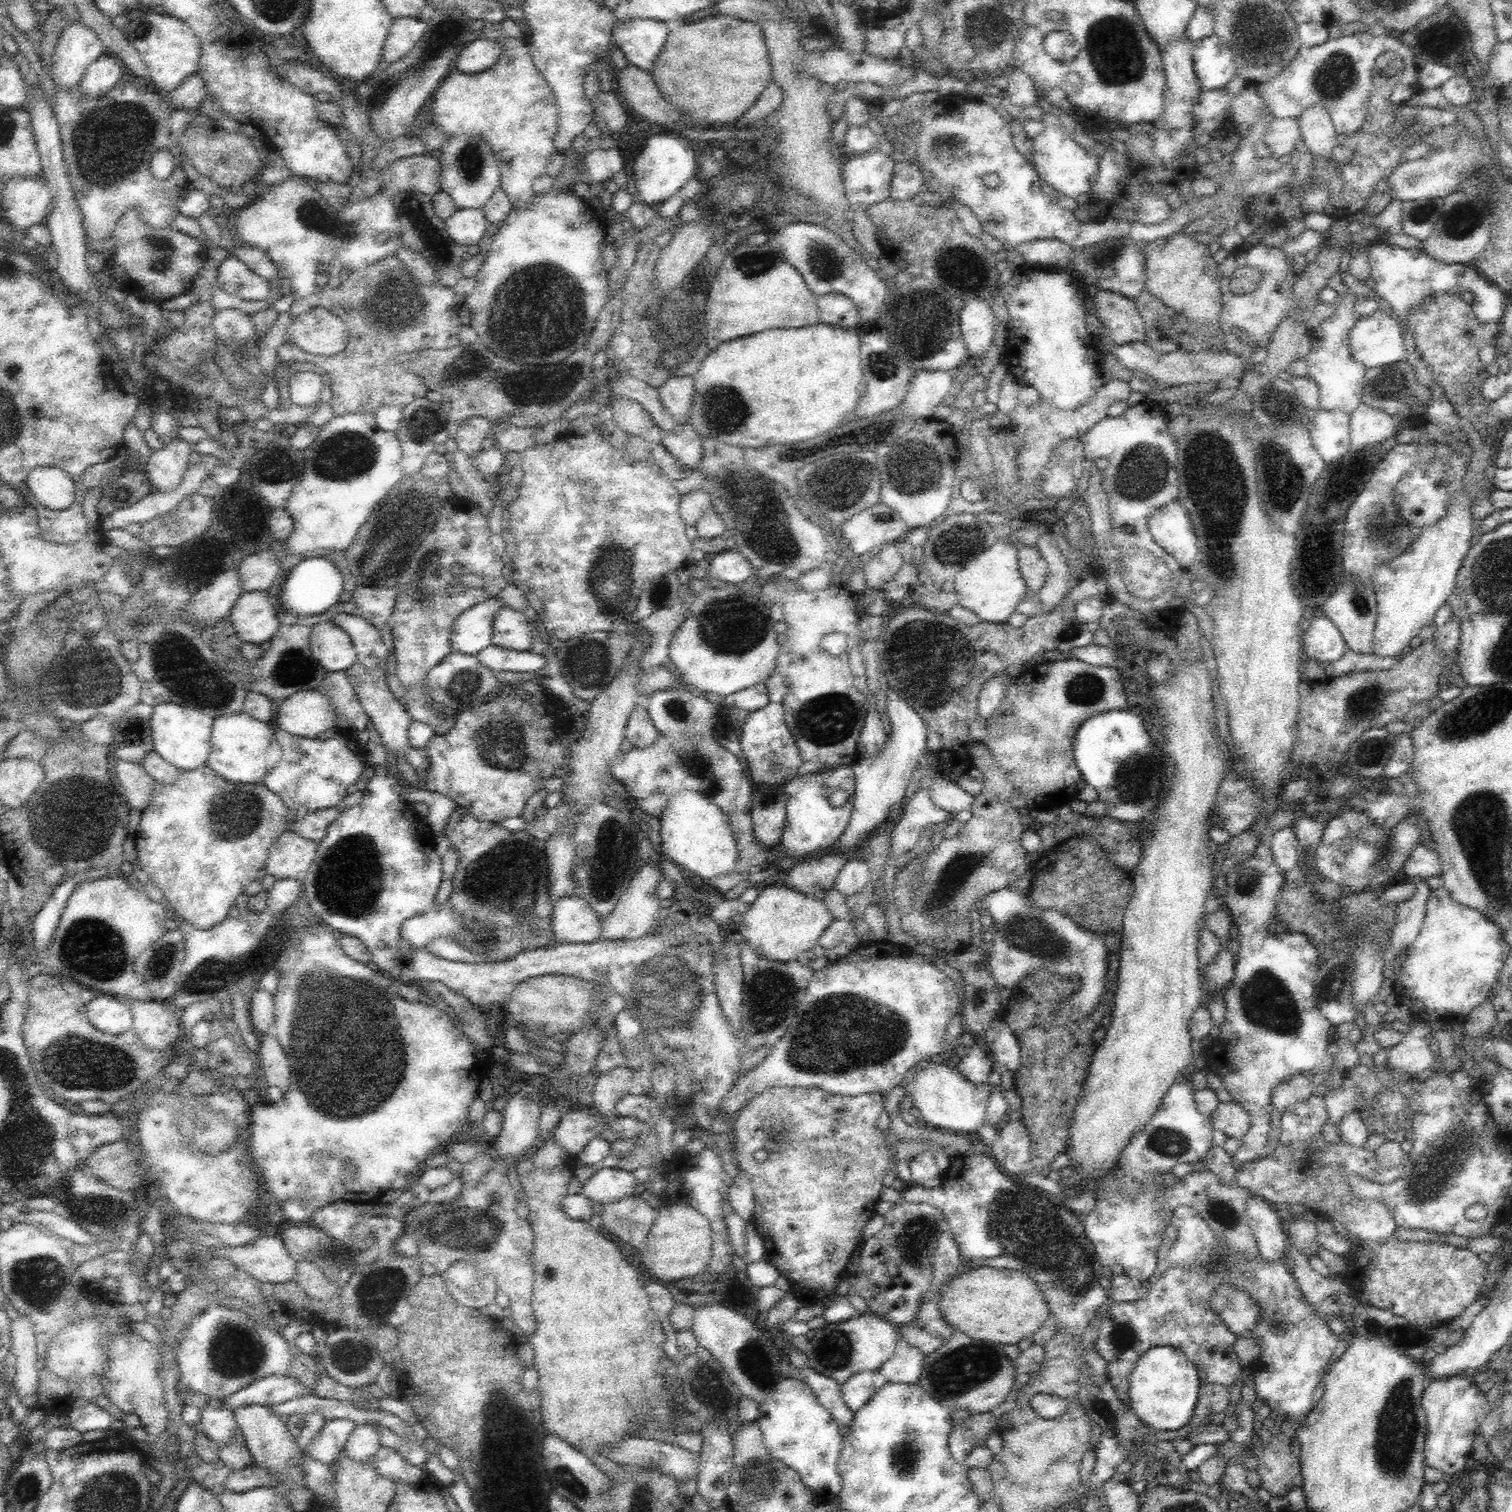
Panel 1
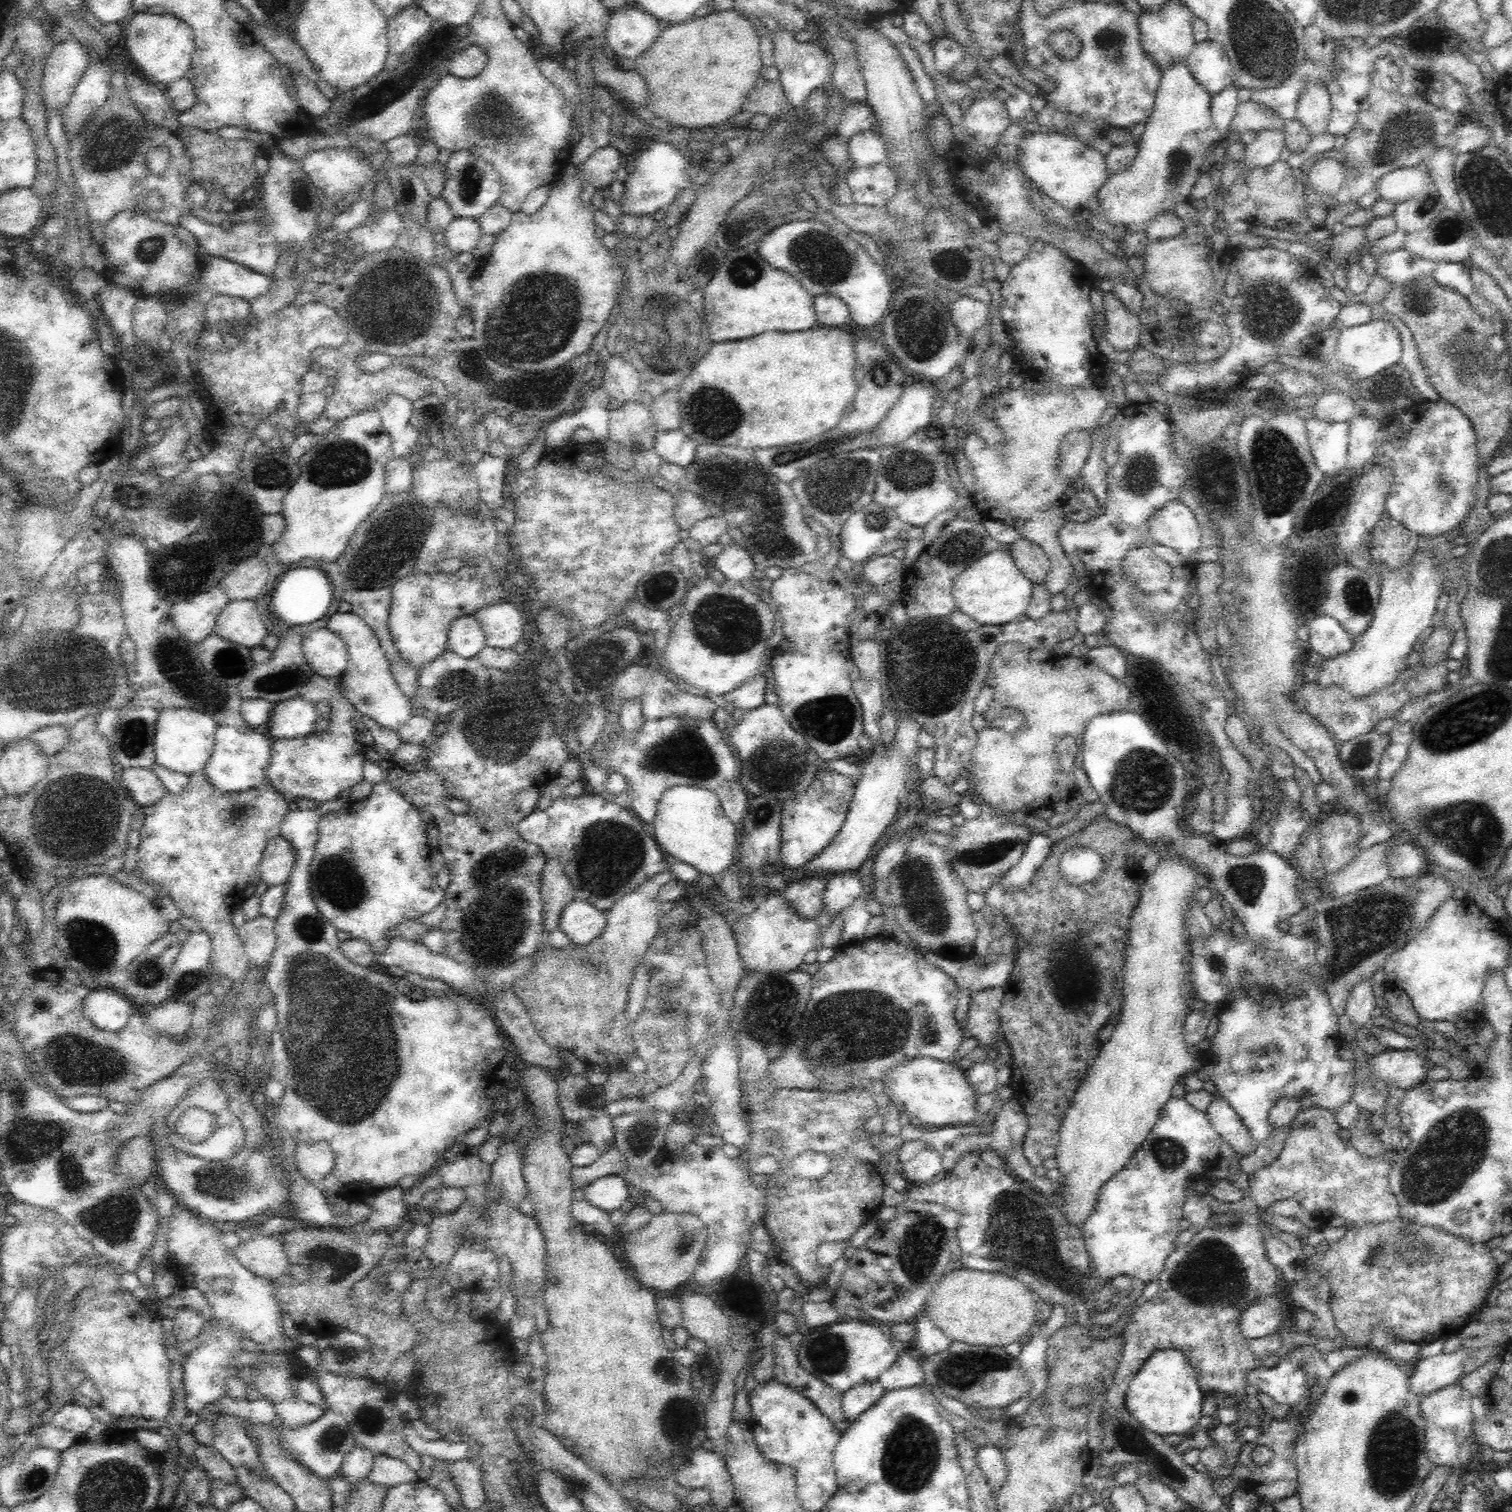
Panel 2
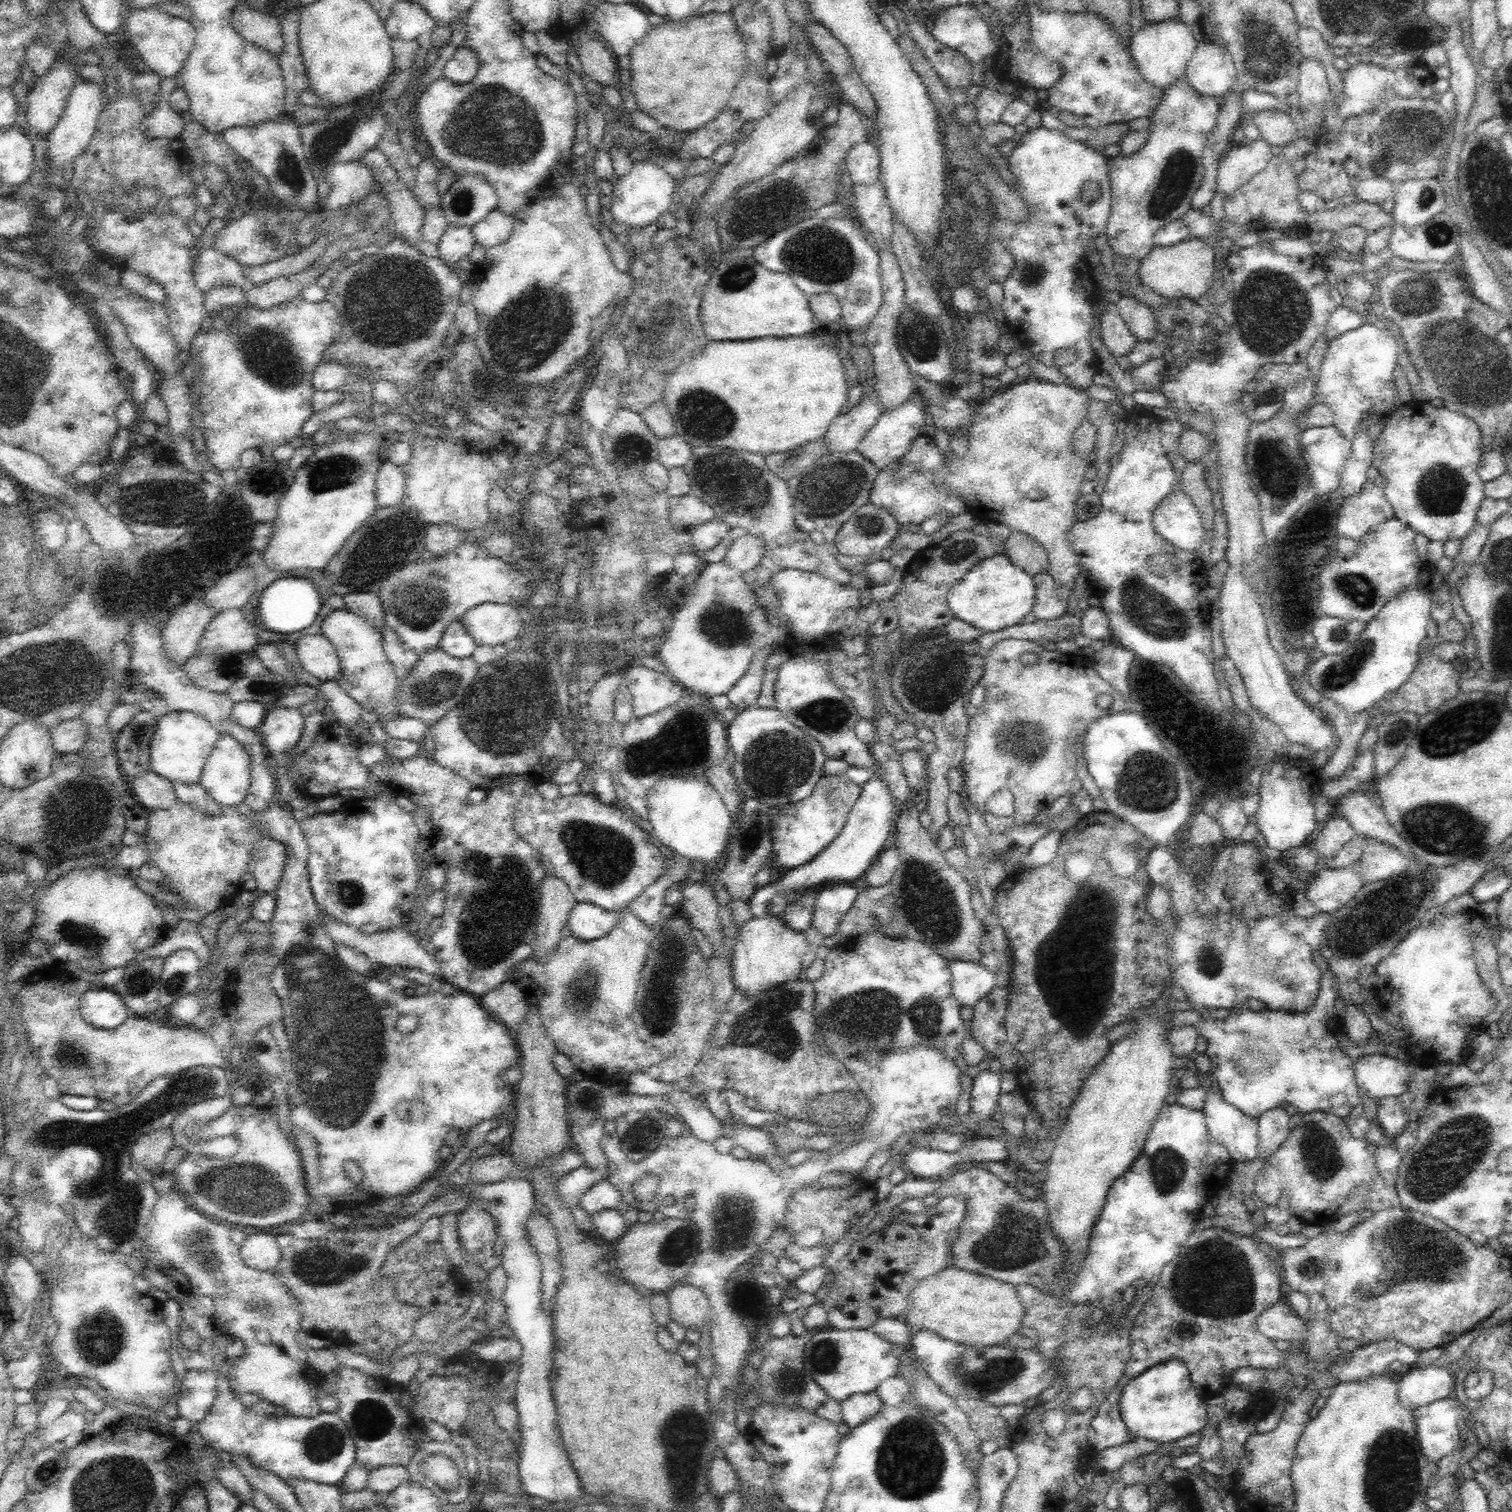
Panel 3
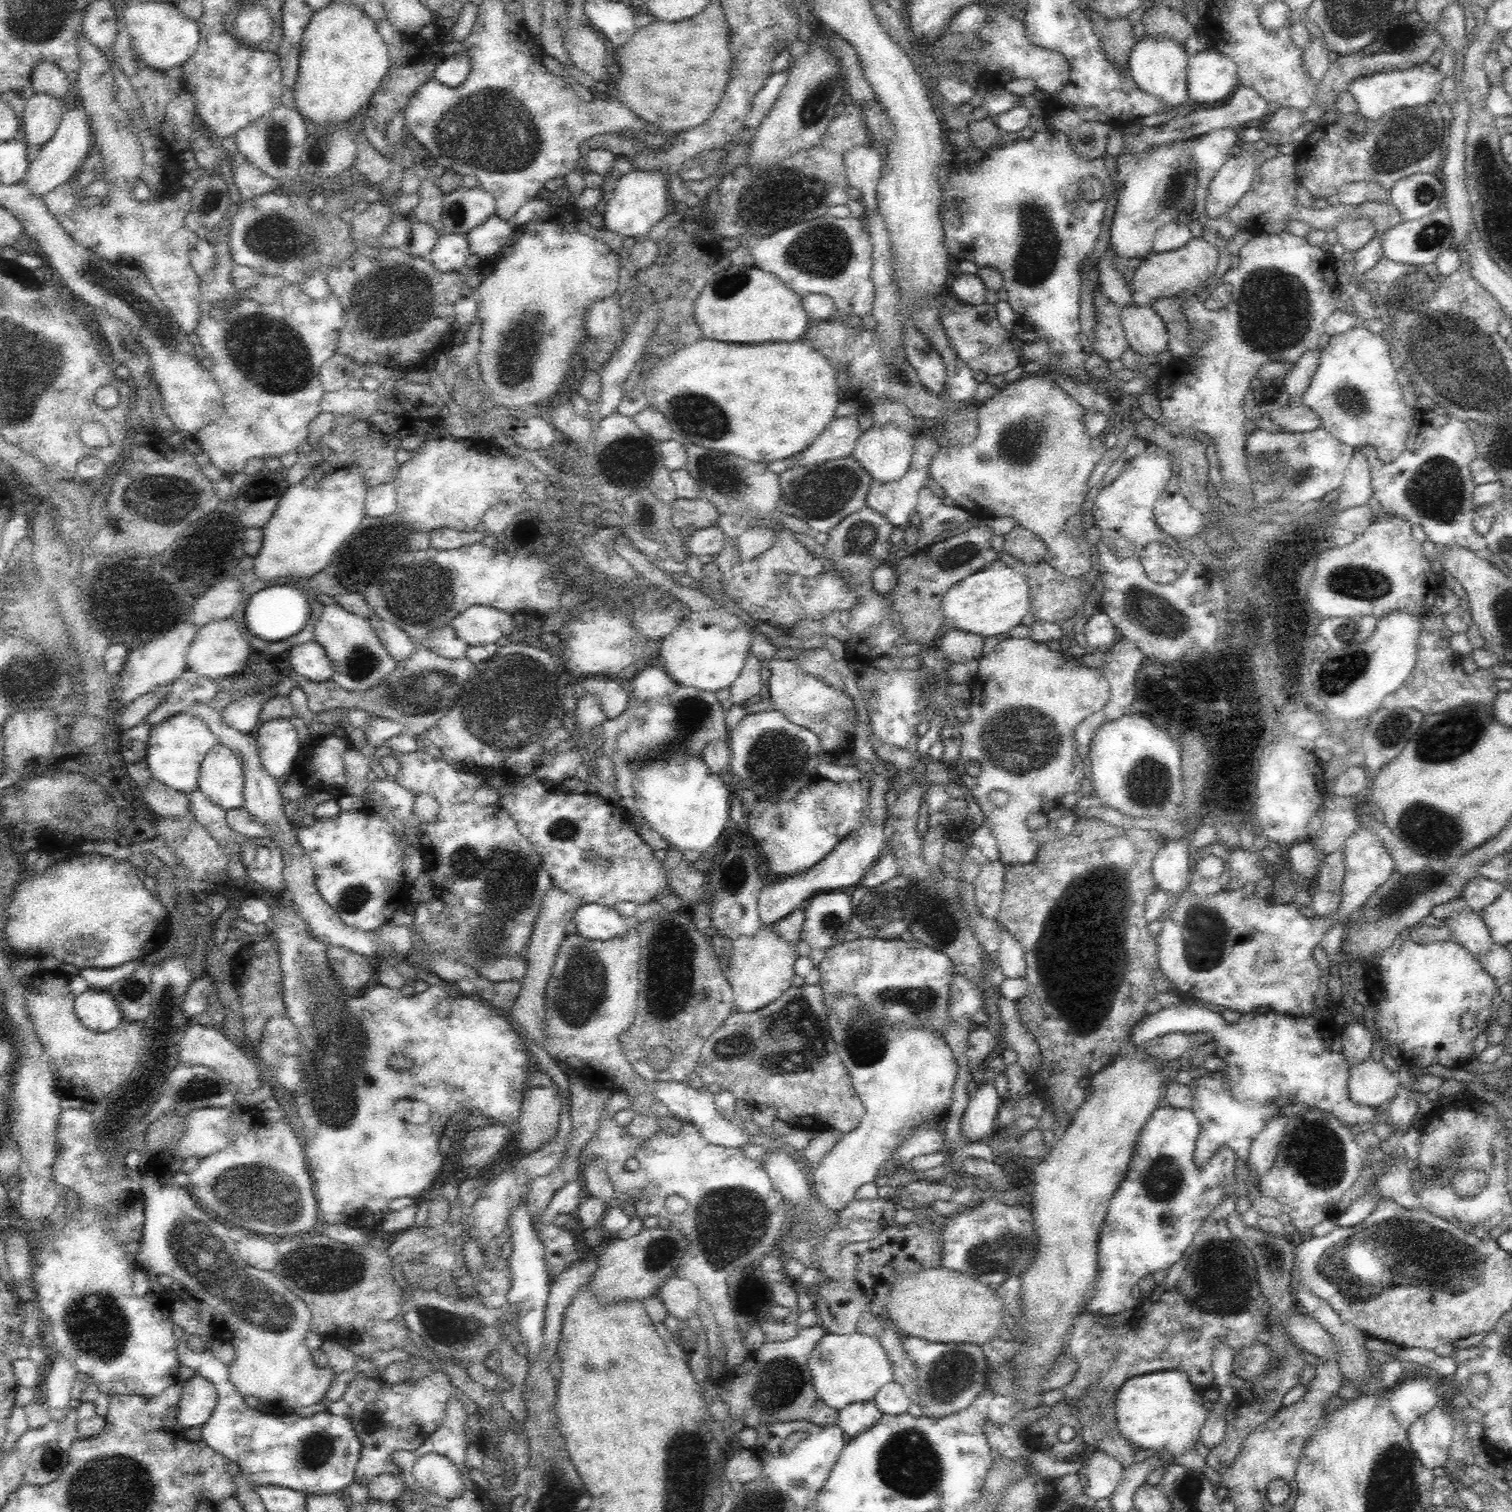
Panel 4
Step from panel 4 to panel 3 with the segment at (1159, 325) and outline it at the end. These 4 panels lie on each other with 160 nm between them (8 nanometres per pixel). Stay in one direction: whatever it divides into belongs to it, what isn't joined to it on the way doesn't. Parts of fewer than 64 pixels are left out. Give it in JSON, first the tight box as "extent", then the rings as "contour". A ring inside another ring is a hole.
{"extent":[1117,294,1156,340],"contour":[[[1126,294],[1118,301],[1117,309],[1136,340],[1153,340],[1156,330],[1154,310]]]}

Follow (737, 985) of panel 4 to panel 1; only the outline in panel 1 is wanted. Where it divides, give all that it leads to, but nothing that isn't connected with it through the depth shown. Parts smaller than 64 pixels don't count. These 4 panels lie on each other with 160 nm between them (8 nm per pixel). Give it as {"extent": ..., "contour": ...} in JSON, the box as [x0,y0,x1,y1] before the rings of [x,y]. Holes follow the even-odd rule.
{"extent":[732,885,835,962],"contour":[[[786,885],[761,889],[756,901],[742,915],[742,922],[732,925],[737,939],[746,942],[758,955],[782,962],[794,960],[802,952],[812,950],[835,919],[825,900],[811,898]]]}

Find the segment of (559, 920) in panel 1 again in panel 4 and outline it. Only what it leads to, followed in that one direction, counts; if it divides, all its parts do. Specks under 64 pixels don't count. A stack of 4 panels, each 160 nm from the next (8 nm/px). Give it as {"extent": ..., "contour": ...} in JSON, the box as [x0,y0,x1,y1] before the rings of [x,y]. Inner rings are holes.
{"extent":[572,904,637,941],"contour":[[[600,904],[580,906],[573,914],[572,921],[576,925],[578,935],[594,941],[620,938],[622,934],[637,926],[637,920],[624,918],[614,907]]]}

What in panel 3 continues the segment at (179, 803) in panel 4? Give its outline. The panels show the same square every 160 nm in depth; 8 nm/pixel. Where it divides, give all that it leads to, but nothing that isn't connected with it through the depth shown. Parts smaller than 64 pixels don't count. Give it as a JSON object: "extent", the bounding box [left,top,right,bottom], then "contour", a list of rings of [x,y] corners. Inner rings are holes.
{"extent":[130,771,177,809],"contour":[[[150,771],[130,780],[130,792],[144,806],[151,809],[167,809],[177,803],[173,782]]]}

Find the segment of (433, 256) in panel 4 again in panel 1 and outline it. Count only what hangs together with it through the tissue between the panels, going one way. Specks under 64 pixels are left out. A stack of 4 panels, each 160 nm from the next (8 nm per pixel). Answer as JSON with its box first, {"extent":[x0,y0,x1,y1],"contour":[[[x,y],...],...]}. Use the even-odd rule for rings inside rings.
{"extent":[445,209,489,246],"contour":[[[457,209],[445,223],[453,242],[462,246],[478,244],[486,234],[486,226],[489,224],[482,209]]]}

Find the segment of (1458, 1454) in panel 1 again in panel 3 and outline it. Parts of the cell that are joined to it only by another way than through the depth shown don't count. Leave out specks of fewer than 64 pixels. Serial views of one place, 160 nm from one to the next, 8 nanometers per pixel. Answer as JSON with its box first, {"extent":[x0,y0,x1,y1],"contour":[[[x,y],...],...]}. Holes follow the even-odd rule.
{"extent":[1413,1396,1468,1463],"contour":[[[1451,1396],[1413,1411],[1416,1435],[1428,1462],[1437,1463],[1457,1446],[1463,1445],[1459,1425],[1468,1416],[1462,1407],[1462,1402]]]}

